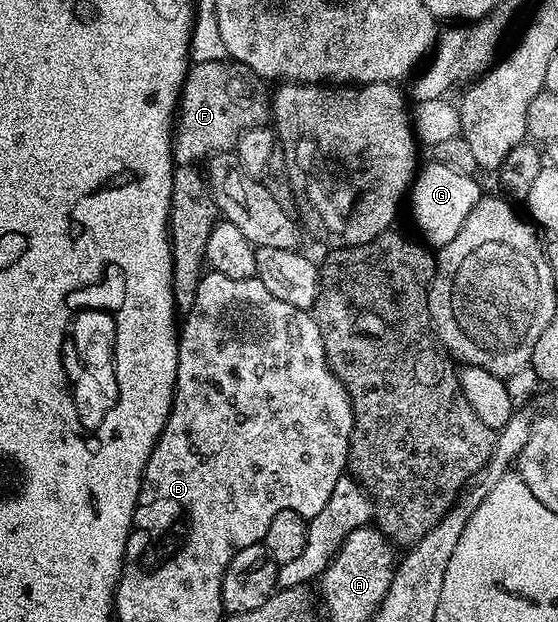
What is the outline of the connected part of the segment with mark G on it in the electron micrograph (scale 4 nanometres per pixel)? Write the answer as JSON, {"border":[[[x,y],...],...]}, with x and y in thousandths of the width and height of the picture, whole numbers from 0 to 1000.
{"border":[[[763,257],[746,273],[737,293],[737,309],[729,317],[729,336],[740,341],[740,355],[747,368],[756,375],[760,392],[769,397],[789,397],[808,391],[815,378],[823,378],[823,365],[844,346],[844,339],[866,315],[862,297],[853,291],[855,285],[819,273],[801,262],[780,257]]]}

